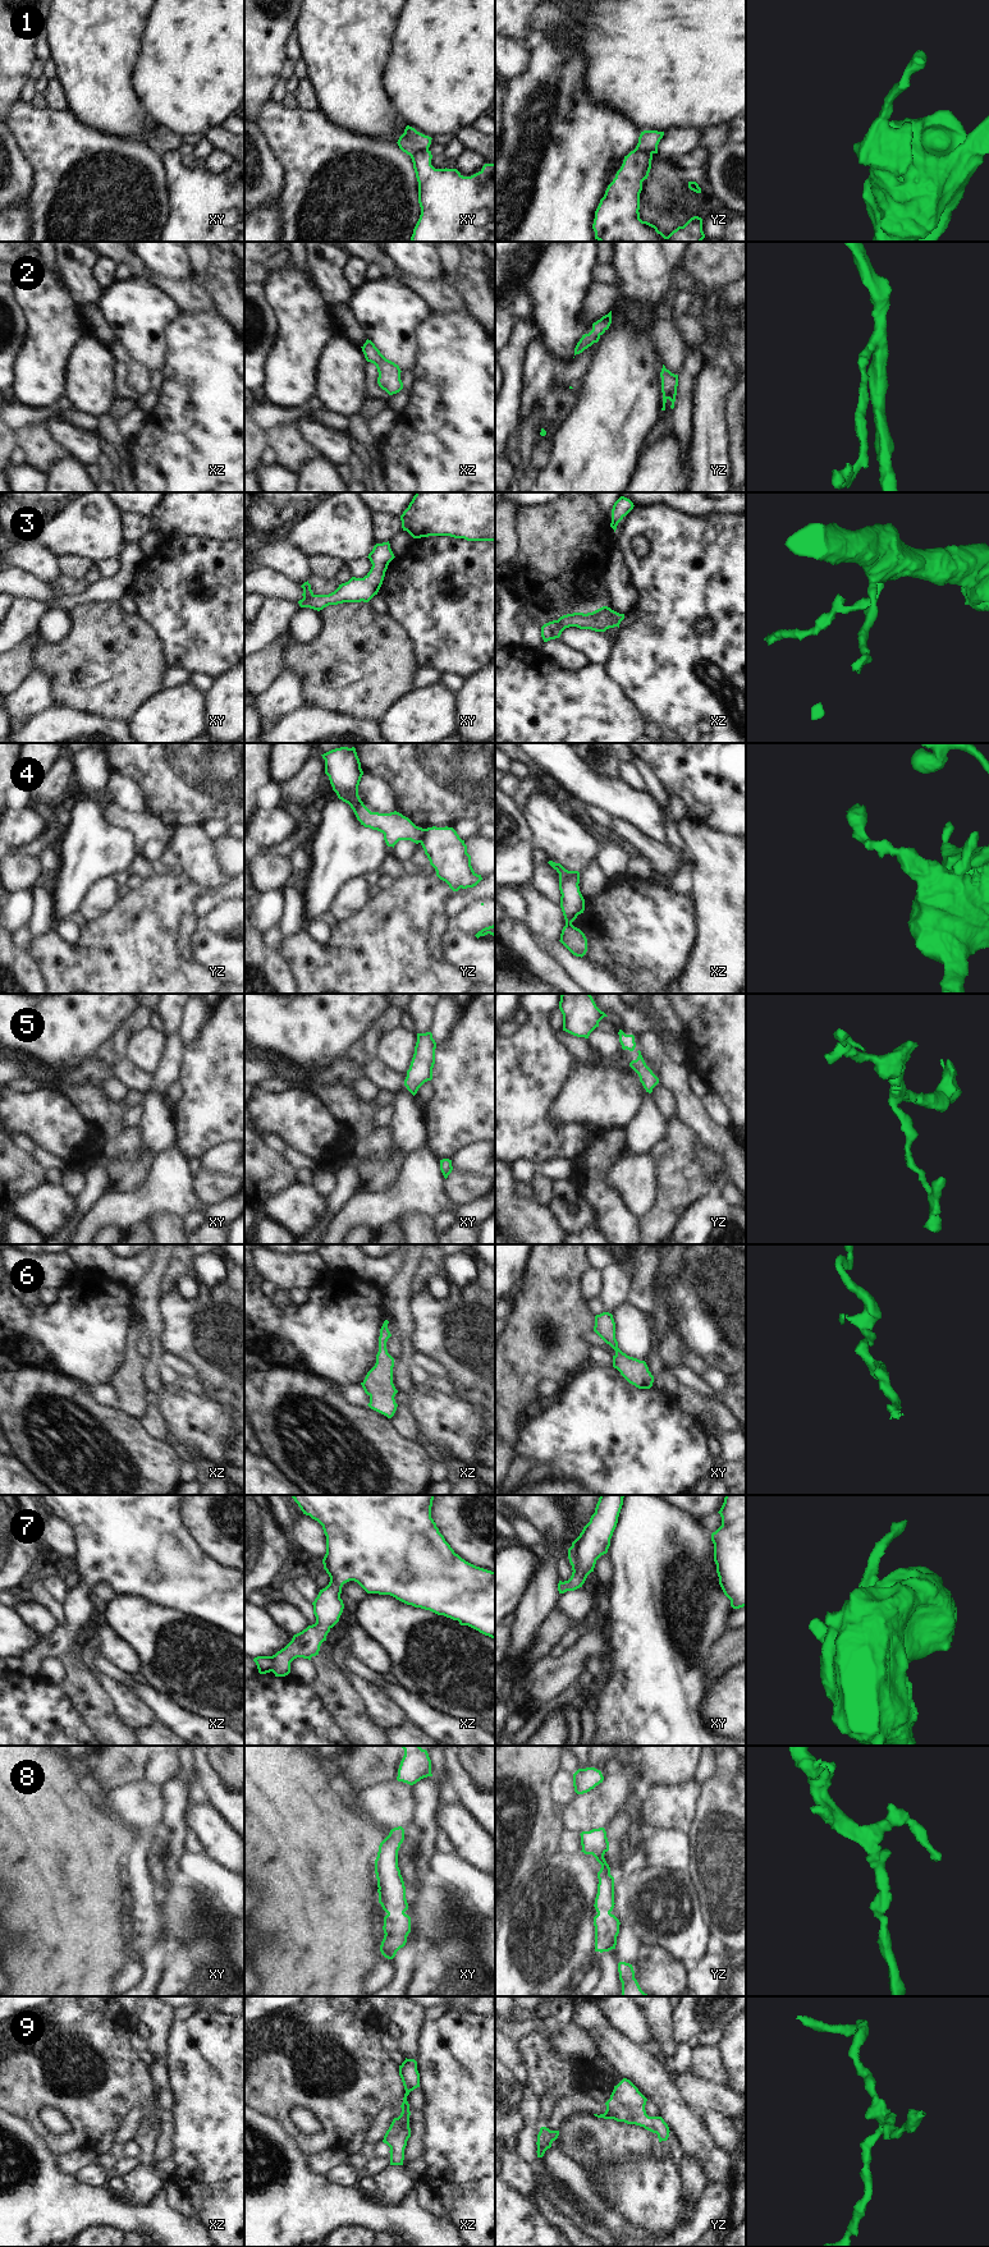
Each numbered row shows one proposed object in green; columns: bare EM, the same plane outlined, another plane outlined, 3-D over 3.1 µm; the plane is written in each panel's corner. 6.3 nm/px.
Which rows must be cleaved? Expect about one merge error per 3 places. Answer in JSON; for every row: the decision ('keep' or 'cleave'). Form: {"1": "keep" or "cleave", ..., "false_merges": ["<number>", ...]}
{"1": "cleave", "2": "keep", "3": "cleave", "4": "cleave", "5": "keep", "6": "keep", "7": "keep", "8": "keep", "9": "keep", "false_merges": ["1", "3", "4"]}

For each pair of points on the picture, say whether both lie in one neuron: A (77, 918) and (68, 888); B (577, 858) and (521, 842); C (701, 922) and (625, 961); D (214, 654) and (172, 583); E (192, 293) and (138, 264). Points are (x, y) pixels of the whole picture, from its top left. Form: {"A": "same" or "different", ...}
{"A": "different", "B": "different", "C": "same", "D": "same", "E": "same"}

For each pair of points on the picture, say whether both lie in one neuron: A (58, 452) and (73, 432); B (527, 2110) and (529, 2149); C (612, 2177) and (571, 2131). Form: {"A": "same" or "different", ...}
{"A": "different", "B": "same", "C": "different"}

